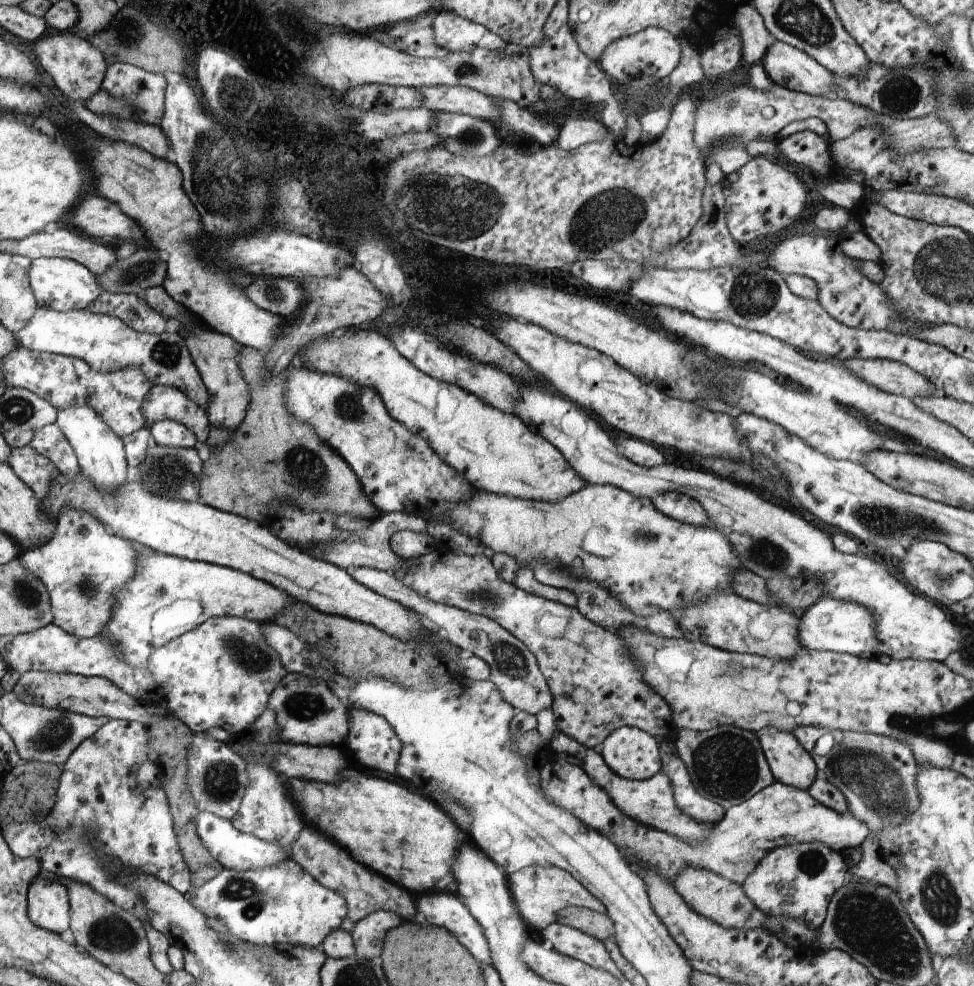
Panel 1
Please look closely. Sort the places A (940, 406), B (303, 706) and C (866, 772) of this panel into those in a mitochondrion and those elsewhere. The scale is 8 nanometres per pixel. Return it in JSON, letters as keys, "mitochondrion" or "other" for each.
{"A":"other","B":"mitochondrion","C":"mitochondrion"}

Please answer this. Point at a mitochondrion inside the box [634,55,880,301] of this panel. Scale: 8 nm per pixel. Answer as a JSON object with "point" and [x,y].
{"point":[718,142]}

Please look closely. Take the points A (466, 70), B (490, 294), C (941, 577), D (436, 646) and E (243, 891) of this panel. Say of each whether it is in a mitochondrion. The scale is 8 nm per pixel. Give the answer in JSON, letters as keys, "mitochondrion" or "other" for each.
{"A":"mitochondrion","B":"other","C":"mitochondrion","D":"other","E":"mitochondrion"}

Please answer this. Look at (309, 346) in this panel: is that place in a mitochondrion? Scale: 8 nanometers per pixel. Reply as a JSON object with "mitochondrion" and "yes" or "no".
{"mitochondrion":"no"}

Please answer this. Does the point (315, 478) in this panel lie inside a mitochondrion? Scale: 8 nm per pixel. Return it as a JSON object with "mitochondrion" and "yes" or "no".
{"mitochondrion":"yes"}

